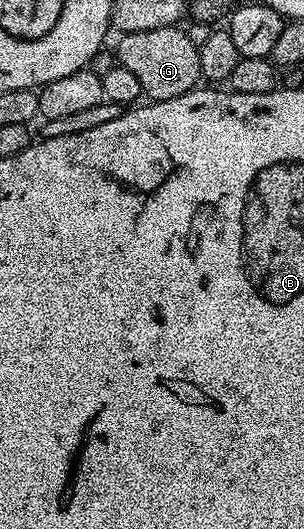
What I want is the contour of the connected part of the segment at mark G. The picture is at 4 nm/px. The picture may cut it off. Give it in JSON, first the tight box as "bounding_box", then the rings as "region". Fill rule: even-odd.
{"bounding_box":[114,27,201,101],"region":[[[183,27],[125,32],[119,39],[116,46],[114,45],[115,59],[122,66],[126,66],[126,70],[132,71],[137,76],[144,96],[149,101],[178,98],[191,92],[201,83],[198,45],[190,42],[188,33]]]}

